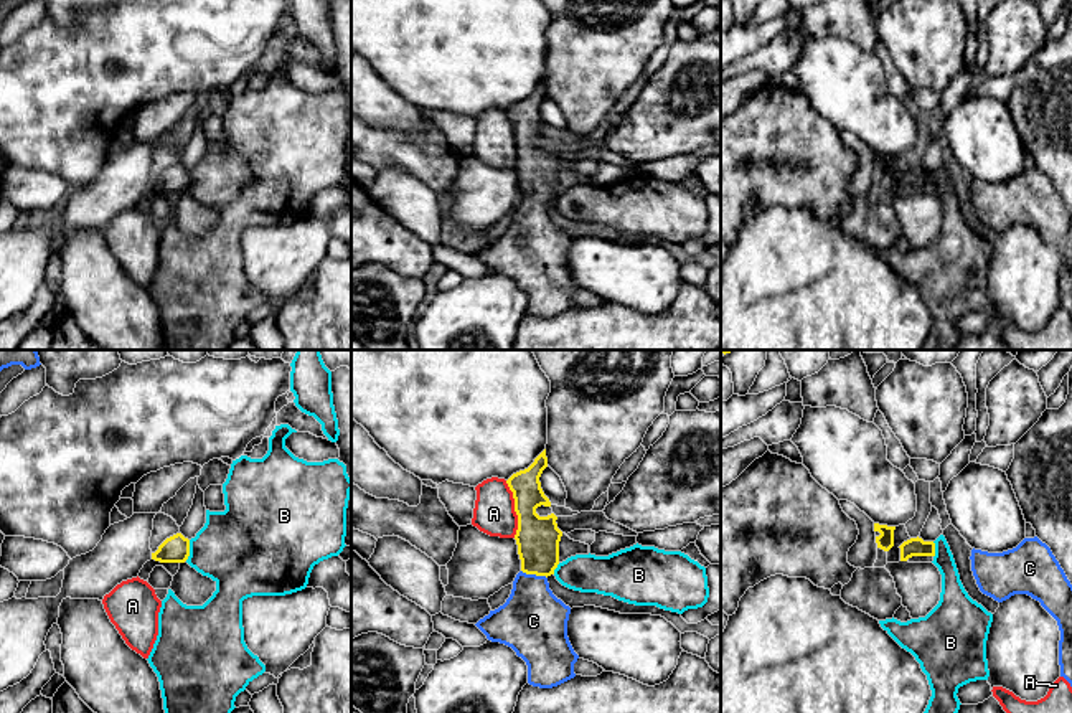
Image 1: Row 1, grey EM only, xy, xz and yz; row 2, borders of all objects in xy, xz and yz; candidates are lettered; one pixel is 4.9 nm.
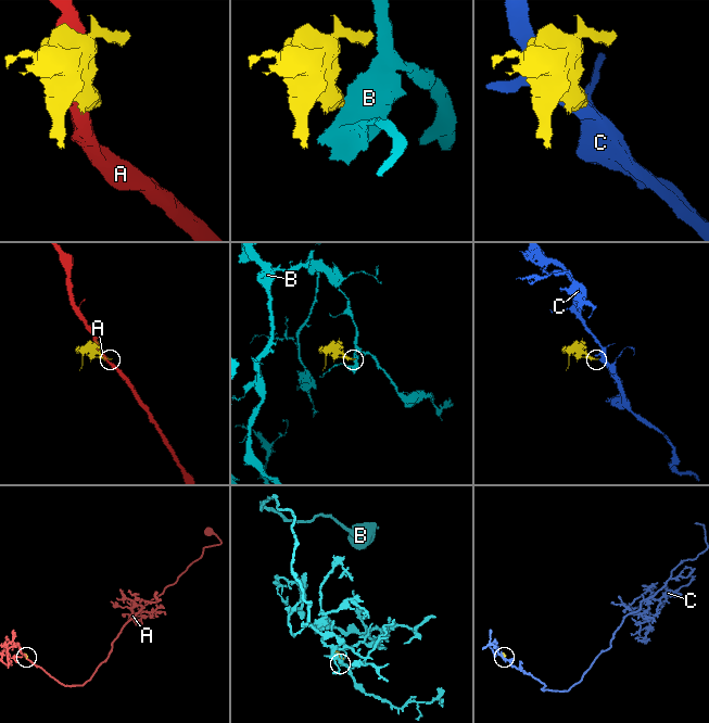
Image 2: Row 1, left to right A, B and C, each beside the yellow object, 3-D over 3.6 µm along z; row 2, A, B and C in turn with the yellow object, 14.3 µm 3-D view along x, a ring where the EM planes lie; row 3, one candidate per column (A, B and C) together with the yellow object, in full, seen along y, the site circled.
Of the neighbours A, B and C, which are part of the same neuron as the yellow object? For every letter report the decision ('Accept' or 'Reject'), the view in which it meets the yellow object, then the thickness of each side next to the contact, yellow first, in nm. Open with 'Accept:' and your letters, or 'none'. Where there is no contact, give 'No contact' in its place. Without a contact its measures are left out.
Accept: C
A: Reject. Touches yellow in xz. Thickness 220 nm (yellow) against 200 nm
B: Reject. Touches yellow in xy. Thickness 130 nm (yellow) against 400 nm
C: Accept. Touches yellow in xz. Thickness 220 nm (yellow) against 320 nm

